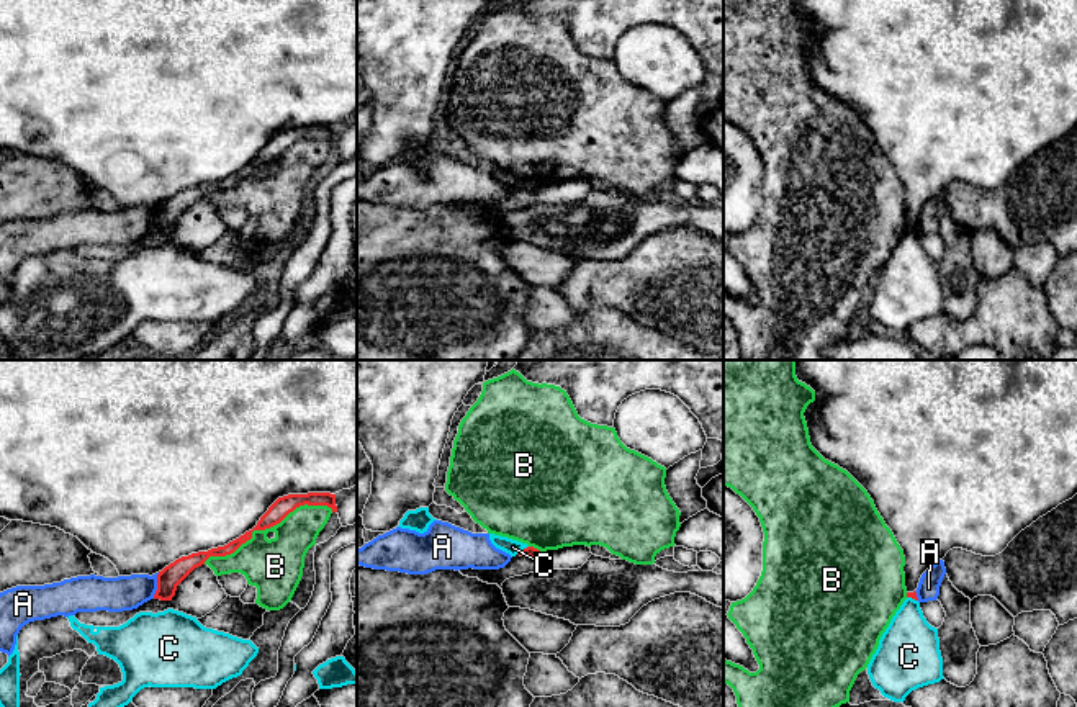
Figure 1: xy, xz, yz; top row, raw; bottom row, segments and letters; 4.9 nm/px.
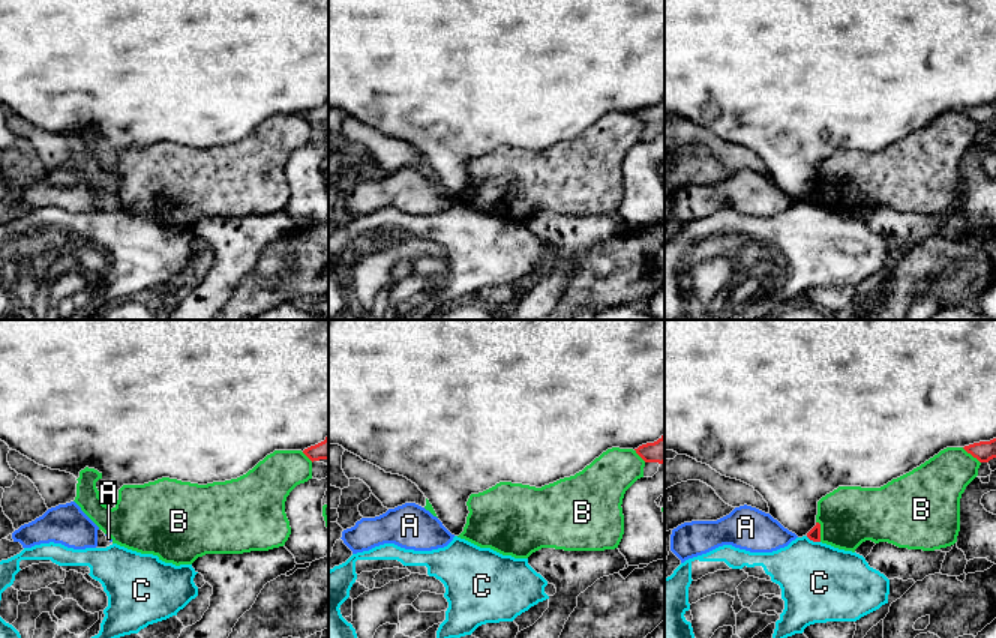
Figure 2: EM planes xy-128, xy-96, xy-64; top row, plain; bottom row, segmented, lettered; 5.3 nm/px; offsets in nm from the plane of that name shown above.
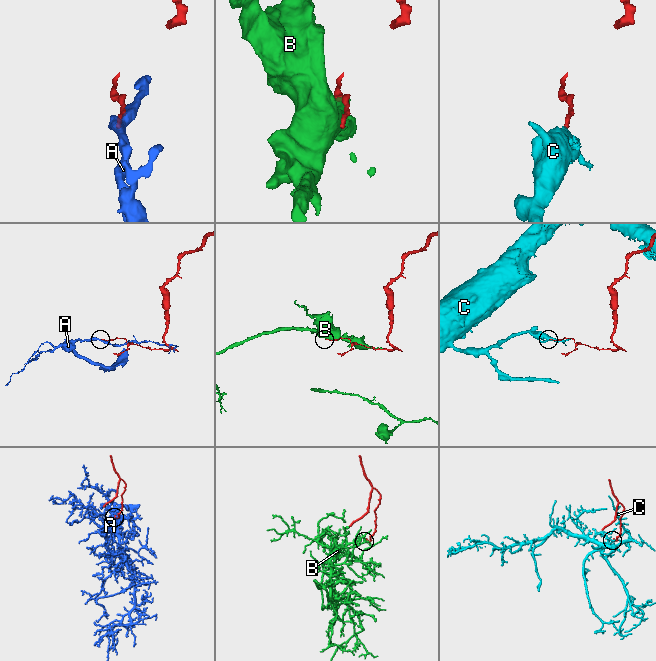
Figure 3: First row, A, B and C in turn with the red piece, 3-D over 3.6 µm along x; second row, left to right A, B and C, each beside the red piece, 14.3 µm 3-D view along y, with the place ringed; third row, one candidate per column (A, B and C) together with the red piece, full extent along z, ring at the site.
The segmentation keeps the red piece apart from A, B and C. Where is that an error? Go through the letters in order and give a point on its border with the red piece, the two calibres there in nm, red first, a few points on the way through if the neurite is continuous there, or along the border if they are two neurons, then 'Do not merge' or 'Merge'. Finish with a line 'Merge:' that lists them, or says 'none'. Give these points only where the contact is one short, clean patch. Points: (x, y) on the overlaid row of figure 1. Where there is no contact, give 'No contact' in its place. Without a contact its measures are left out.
A: Touches red at xy (157, 586). Thickness 110 nm (red) against 180 nm. Do not merge
B: Touches red at xy (265, 527). Thickness 90 nm (red) against 280 nm. Do not merge
C: Touches red at xz (521, 550). Thickness 50 nm (red) against 80 nm. Boundary: xz (527, 545), (516, 553). Do not merge
Merge: none

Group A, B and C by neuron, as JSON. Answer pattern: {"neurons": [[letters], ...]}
{"neurons": [["A"], ["B"], ["C"]]}

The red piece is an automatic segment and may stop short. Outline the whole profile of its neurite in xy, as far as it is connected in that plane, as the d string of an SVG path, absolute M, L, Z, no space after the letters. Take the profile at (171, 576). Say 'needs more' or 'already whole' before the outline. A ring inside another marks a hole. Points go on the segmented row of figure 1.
already whole; M308 493L308 494L288 494L278 498L268 511L260 517L257 525L241 535L239 538L229 542L224 547L211 548L208 552L192 553L182 556L165 566L157 574L157 591L154 599L172 601L175 596L177 586L198 566L205 565L210 556L226 556L234 553L242 543L252 538L254 530L265 530L280 524L290 512L300 506L327 506L332 512L337 512L336 494L331 493Z

